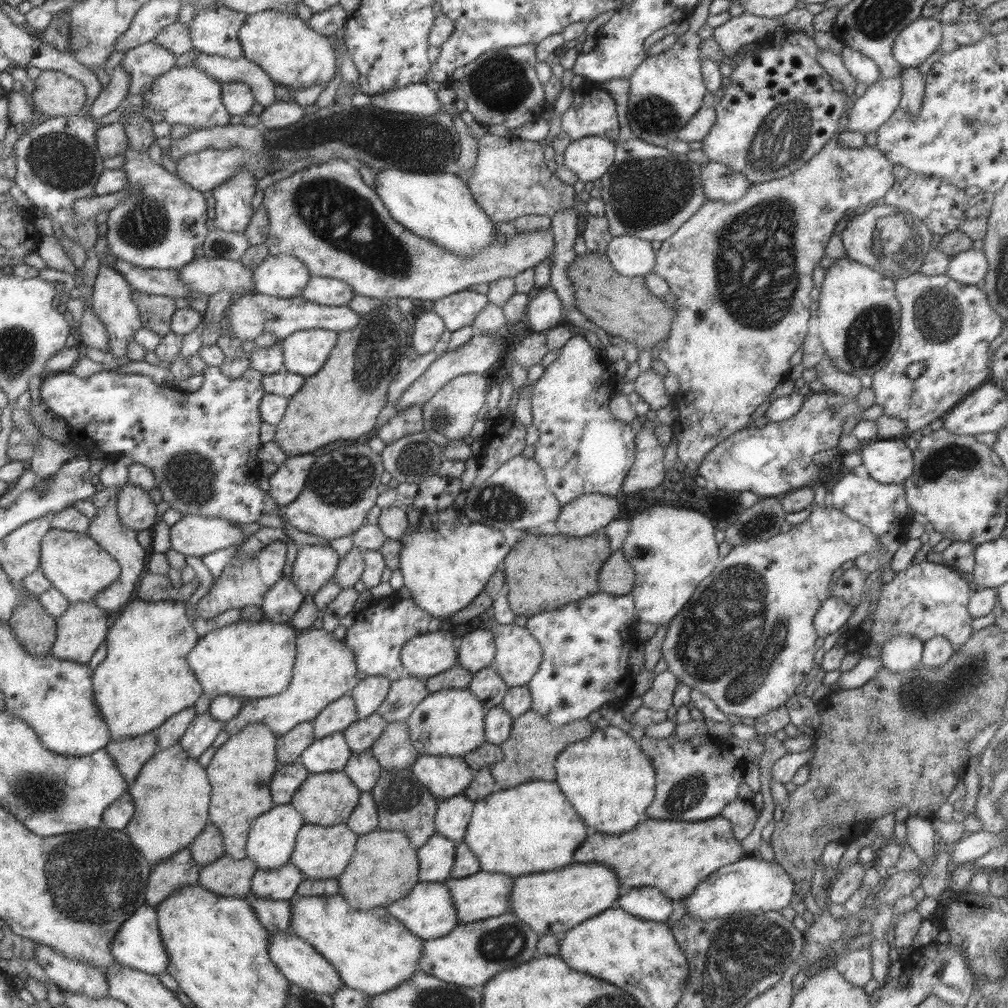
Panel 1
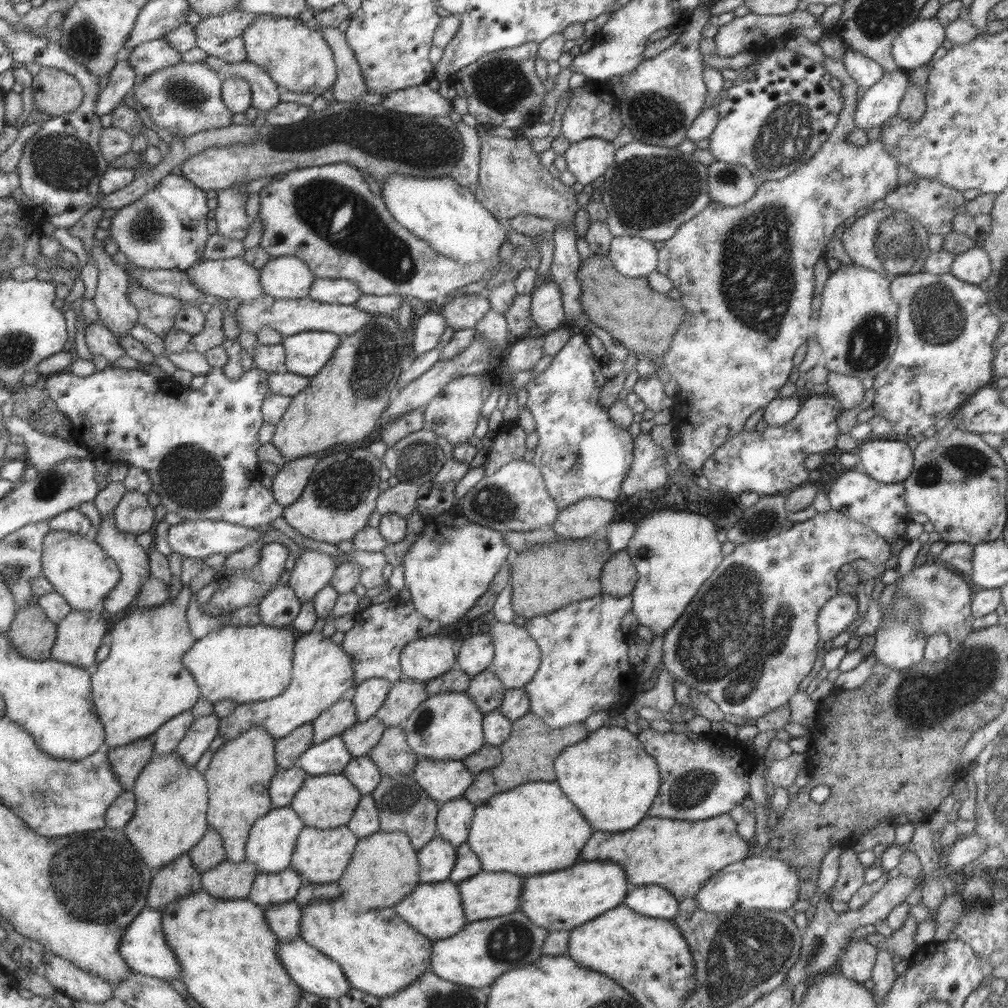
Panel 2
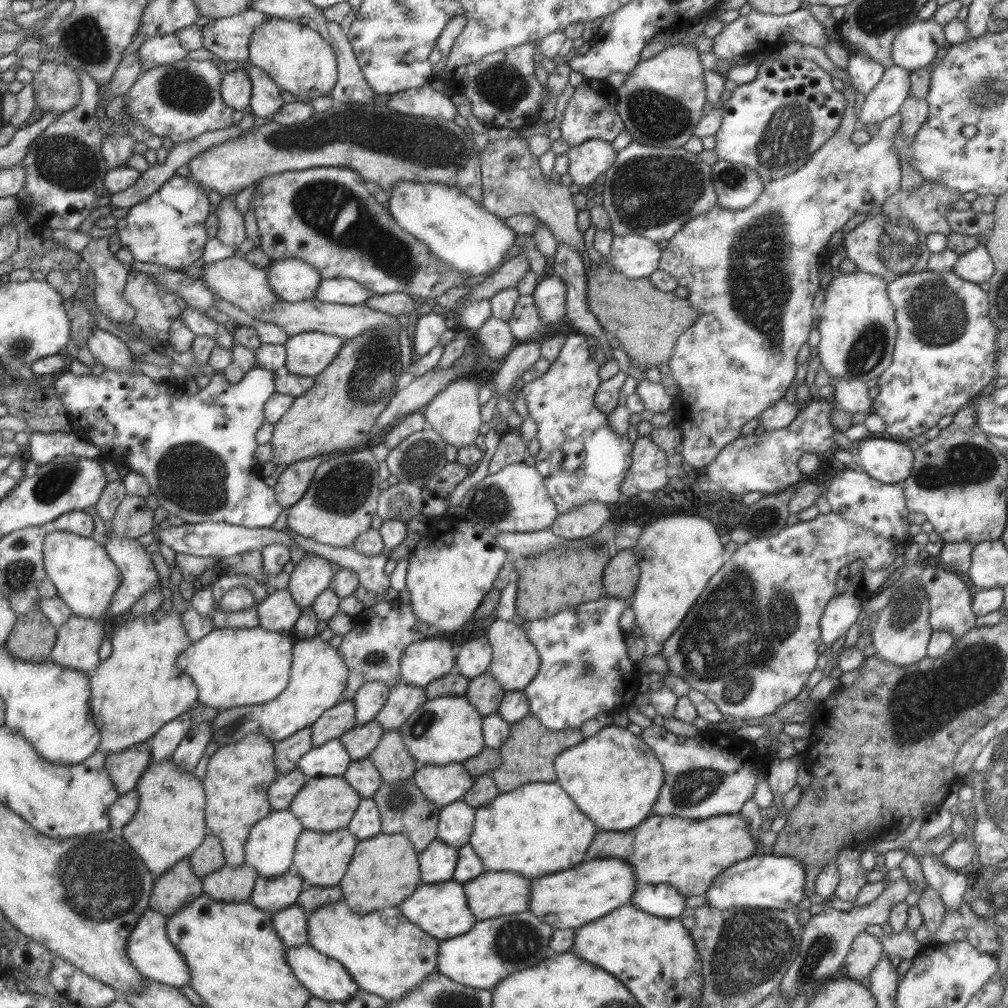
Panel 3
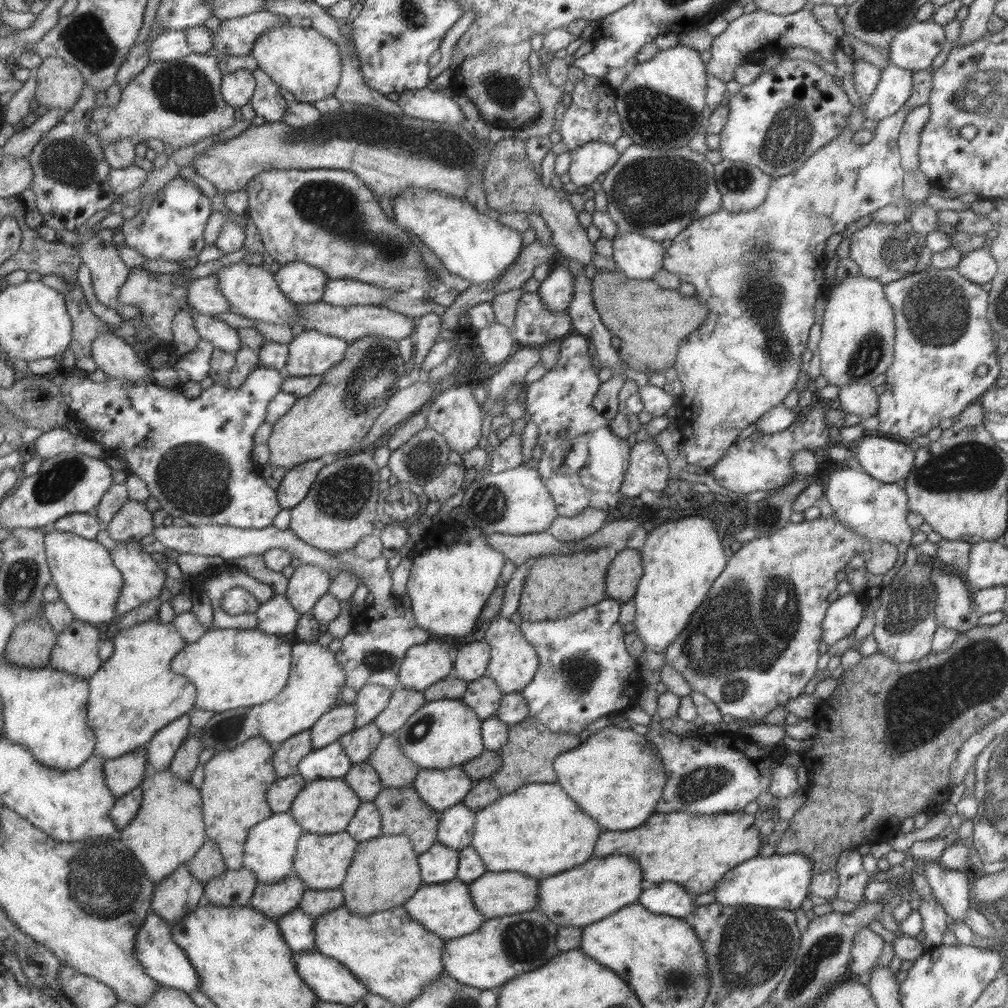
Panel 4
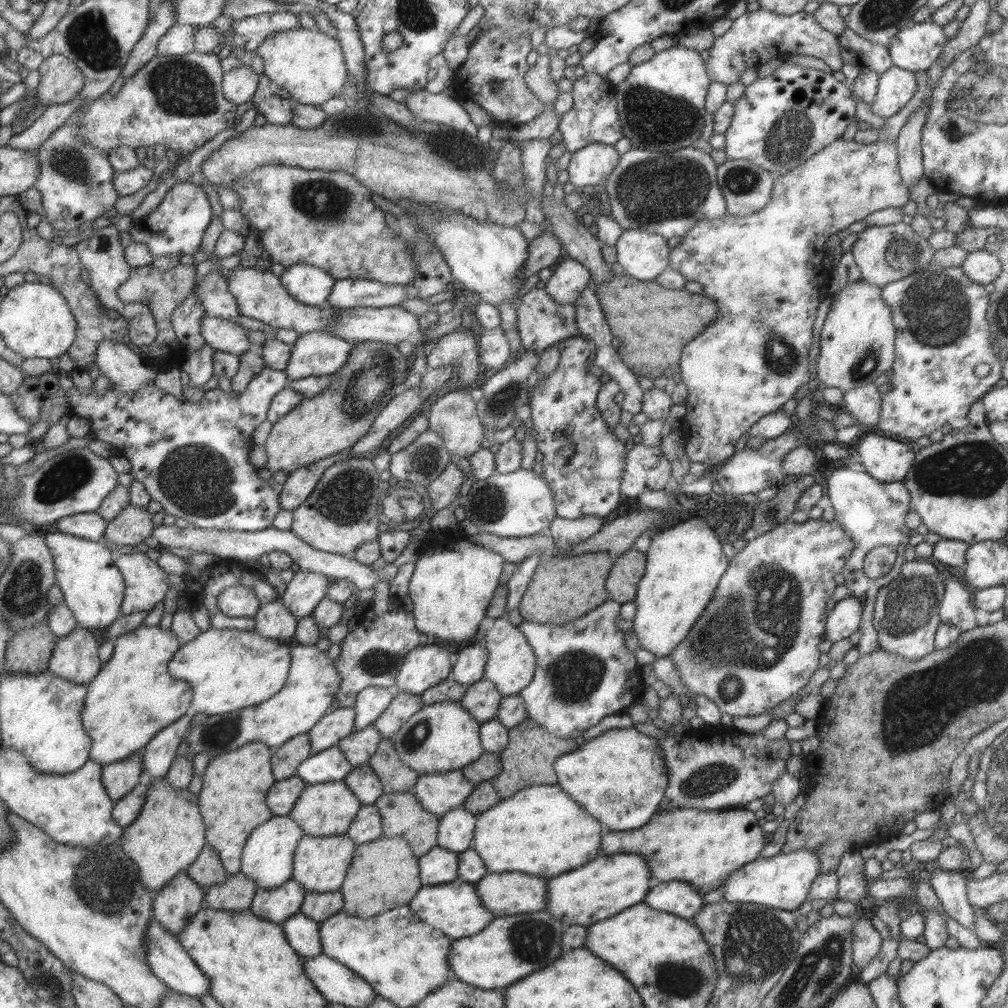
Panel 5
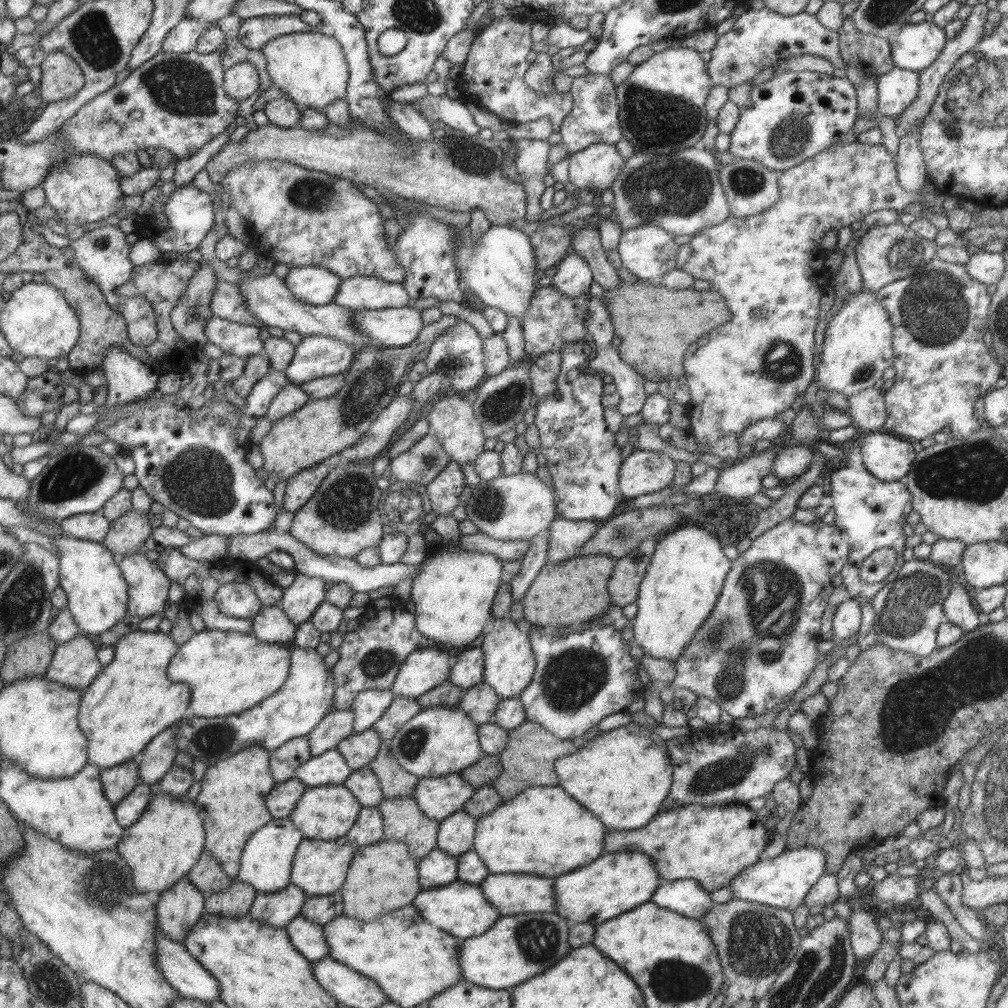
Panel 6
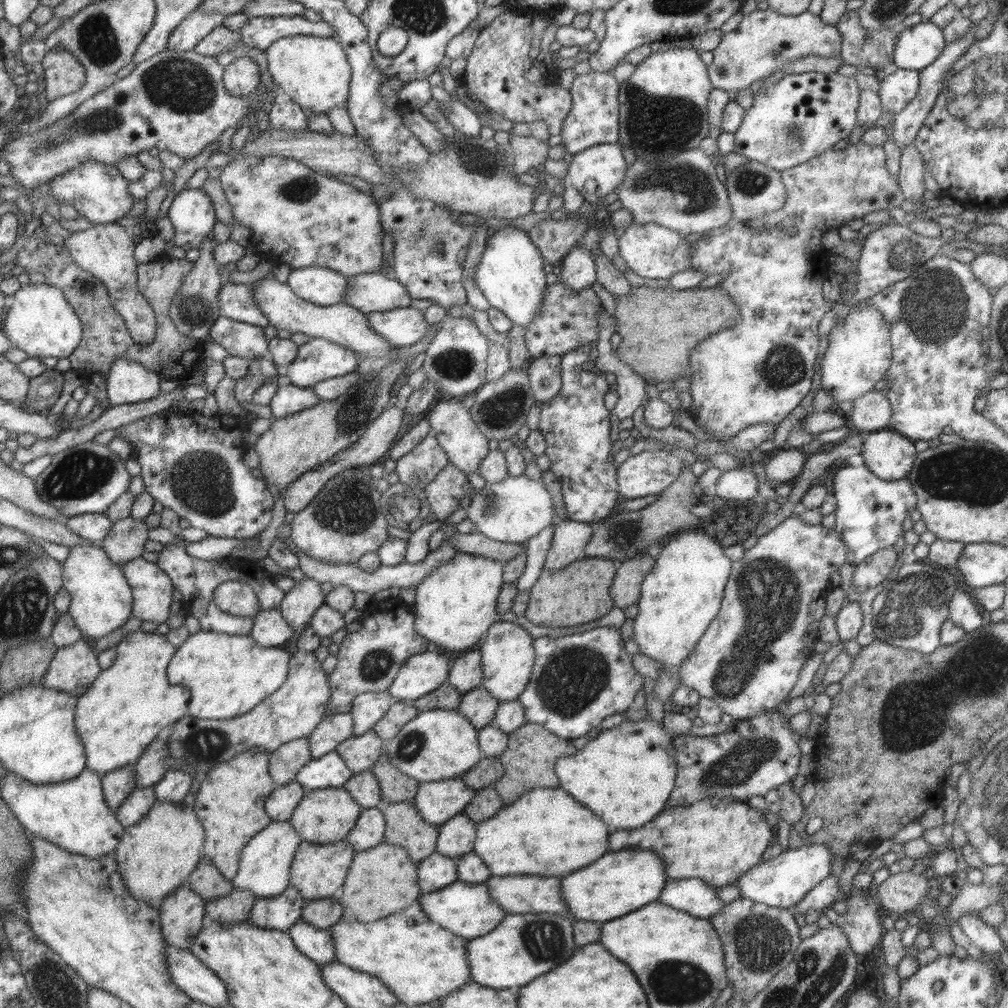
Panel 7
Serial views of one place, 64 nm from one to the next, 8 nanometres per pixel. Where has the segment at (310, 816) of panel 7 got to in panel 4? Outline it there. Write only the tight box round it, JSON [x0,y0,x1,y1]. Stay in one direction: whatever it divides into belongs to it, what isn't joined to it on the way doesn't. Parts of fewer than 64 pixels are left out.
[288,778,361,834]

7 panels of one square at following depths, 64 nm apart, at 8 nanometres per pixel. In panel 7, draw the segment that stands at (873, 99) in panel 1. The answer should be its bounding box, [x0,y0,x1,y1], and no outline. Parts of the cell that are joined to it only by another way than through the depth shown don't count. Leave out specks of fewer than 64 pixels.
[878,68,919,116]

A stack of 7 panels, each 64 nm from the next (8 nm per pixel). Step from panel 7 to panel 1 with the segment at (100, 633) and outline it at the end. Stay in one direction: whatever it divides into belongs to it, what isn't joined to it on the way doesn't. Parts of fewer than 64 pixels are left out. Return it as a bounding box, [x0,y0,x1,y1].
[39,528,120,604]

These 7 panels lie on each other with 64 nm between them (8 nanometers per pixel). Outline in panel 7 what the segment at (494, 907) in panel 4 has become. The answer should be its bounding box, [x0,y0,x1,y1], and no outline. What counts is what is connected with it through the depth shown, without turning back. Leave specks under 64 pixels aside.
[487,876,570,918]

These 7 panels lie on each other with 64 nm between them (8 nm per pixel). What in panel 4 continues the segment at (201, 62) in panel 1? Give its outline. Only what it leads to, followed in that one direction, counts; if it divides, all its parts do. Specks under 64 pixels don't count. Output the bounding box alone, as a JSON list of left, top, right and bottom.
[249,68,288,123]

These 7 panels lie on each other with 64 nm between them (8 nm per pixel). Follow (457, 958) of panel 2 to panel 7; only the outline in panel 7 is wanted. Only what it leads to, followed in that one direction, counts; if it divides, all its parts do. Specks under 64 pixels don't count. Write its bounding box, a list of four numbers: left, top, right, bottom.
[465,913,577,989]

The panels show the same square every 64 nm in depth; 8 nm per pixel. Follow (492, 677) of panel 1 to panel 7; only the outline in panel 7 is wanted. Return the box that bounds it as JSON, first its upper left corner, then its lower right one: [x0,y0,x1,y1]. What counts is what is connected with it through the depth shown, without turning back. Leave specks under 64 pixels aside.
[456,686,499,730]

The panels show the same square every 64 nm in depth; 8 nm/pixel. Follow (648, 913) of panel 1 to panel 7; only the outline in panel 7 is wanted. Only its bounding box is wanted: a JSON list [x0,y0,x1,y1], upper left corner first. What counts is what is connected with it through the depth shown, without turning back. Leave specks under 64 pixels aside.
[657,878,724,918]

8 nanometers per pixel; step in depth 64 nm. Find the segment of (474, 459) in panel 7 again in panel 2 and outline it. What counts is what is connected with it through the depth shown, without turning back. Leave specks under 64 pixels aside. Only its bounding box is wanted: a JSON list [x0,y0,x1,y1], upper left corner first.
[422,375,485,445]

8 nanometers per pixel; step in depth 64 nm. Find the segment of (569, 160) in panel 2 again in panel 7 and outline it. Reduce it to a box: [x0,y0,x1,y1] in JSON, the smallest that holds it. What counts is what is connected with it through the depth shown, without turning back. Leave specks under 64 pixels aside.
[566,143,627,205]

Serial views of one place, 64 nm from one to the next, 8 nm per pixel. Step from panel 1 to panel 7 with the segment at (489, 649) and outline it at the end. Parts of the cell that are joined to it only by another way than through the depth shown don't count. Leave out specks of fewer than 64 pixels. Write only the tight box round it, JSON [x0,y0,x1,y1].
[446,650,482,694]

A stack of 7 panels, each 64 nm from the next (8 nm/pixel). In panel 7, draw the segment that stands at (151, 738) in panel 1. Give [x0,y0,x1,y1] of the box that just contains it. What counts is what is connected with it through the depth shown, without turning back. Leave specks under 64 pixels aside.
[100,766,136,810]

